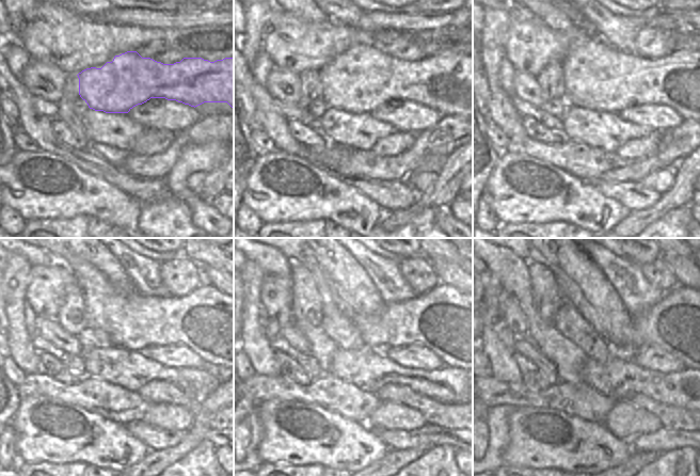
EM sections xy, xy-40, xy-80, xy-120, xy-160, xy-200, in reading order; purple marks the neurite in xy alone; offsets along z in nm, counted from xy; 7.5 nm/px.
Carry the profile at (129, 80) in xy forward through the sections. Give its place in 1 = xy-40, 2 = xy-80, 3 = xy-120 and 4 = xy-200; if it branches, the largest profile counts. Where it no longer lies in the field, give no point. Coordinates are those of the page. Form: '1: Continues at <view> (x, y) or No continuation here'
1: Continues at xy-40 (450, 84)
2: Continues at xy-80 (689, 82)
3: Continues at xy-120 (210, 322)
4: Continues at xy-200 (689, 323)

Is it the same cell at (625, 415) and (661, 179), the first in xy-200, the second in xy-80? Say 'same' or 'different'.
same

